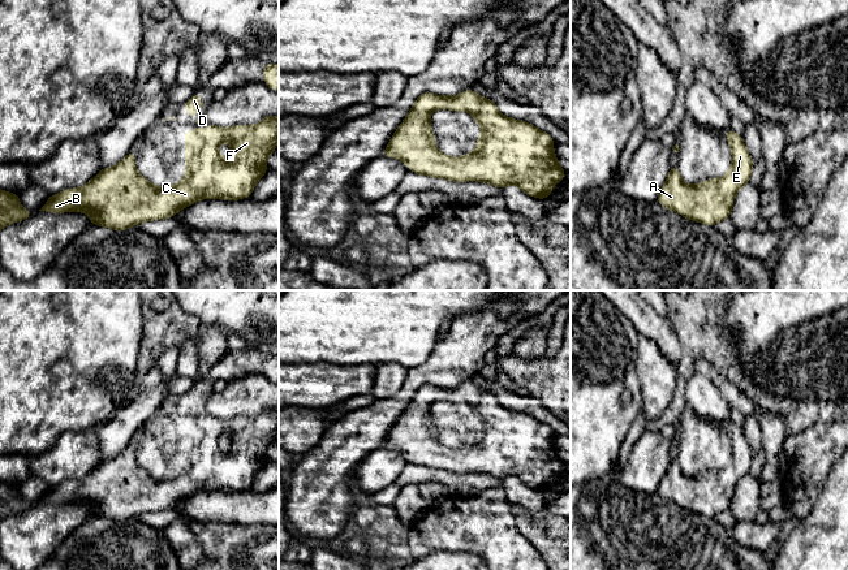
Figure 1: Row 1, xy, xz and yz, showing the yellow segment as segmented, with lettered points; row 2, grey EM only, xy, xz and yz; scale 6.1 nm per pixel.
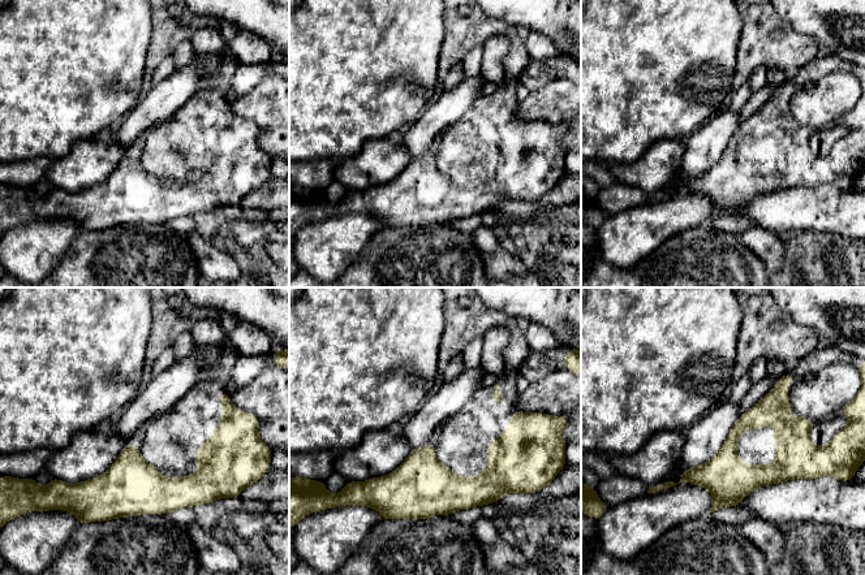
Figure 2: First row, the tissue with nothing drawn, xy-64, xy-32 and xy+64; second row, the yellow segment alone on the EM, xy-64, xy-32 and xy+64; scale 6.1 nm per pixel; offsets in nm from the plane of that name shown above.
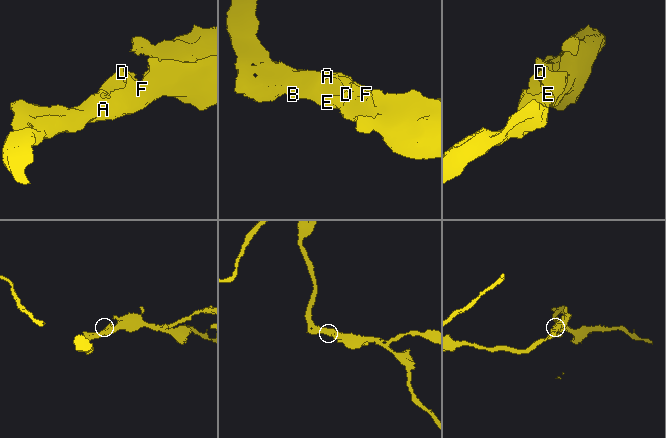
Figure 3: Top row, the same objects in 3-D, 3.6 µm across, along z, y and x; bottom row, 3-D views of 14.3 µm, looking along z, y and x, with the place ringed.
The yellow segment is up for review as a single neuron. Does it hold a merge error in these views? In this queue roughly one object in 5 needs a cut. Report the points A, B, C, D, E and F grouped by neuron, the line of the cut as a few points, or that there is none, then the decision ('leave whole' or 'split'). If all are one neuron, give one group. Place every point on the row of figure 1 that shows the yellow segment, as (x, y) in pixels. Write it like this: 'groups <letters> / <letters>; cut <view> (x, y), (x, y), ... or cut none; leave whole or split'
groups A B C D E F; cut none; leave whole

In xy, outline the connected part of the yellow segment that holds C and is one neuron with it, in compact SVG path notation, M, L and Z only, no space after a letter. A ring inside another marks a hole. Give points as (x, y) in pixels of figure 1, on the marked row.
M264 116L255 125L233 125L219 128L212 124L206 130L198 125L191 133L185 129L185 173L173 186L155 186L139 174L135 154L129 152L119 164L102 169L82 187L66 189L49 195L39 210L46 212L85 212L91 225L102 225L113 230L125 230L145 221L173 217L178 211L201 199L237 200L249 198L254 186L267 173L267 157L276 151L279 142L279 116ZM227 142L231 156L224 159L219 147Z

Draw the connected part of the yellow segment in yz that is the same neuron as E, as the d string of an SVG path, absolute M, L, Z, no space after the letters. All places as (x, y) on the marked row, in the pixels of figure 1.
M728 129L727 142L732 151L731 169L720 178L710 178L697 185L686 185L676 165L671 167L662 186L658 203L692 221L715 226L732 213L733 198L749 183L753 160L742 137Z

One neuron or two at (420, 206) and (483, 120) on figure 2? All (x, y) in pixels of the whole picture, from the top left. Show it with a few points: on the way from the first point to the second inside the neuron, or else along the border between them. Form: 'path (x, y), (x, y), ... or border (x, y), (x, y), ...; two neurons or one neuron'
path (440, 185), (463, 163), (463, 147), (467, 141); one neuron

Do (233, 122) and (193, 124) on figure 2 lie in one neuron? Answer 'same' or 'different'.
same

